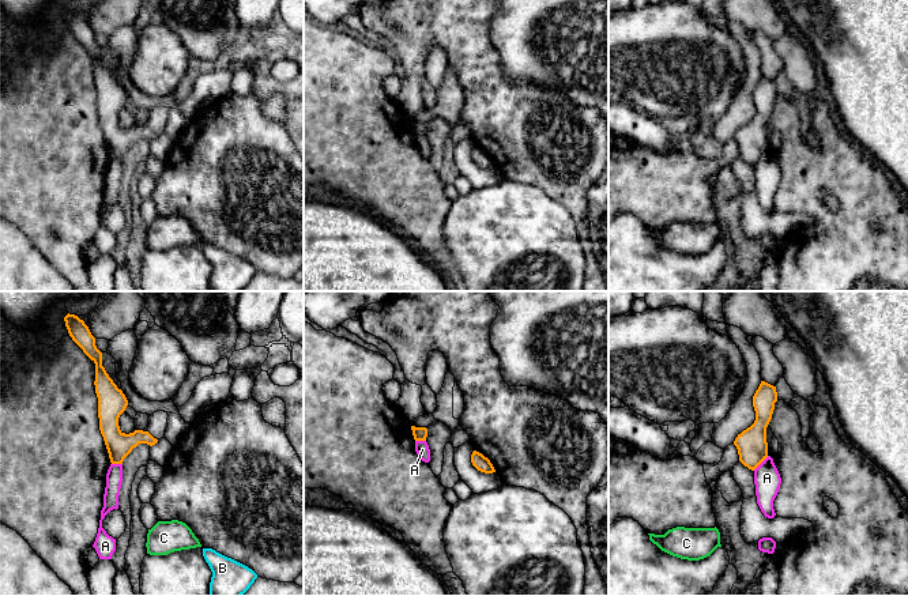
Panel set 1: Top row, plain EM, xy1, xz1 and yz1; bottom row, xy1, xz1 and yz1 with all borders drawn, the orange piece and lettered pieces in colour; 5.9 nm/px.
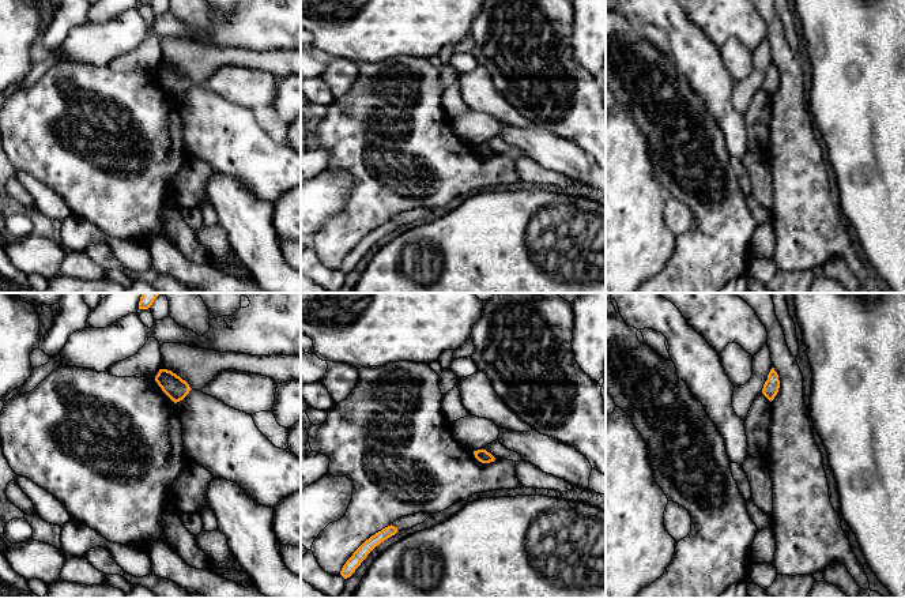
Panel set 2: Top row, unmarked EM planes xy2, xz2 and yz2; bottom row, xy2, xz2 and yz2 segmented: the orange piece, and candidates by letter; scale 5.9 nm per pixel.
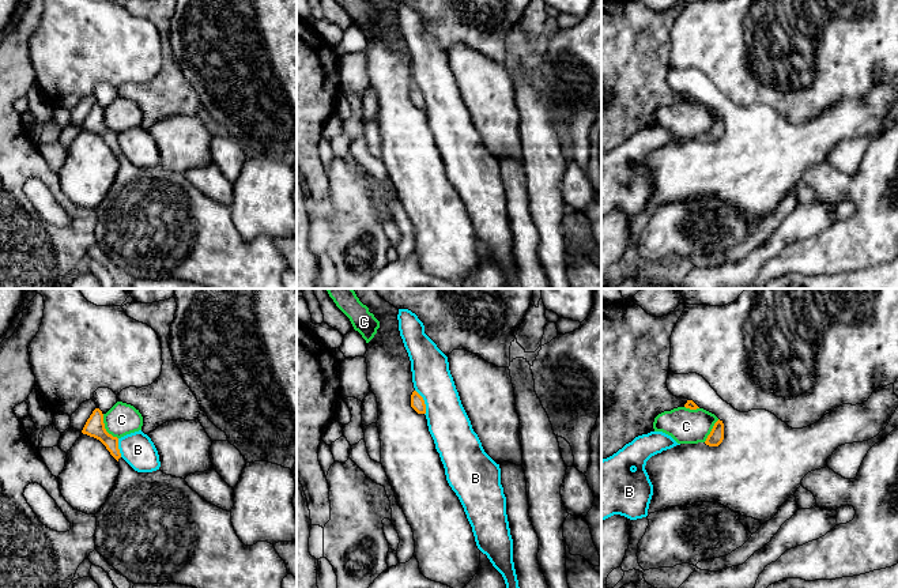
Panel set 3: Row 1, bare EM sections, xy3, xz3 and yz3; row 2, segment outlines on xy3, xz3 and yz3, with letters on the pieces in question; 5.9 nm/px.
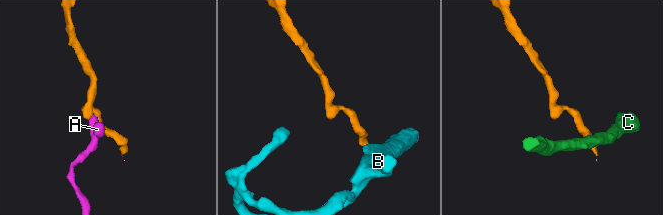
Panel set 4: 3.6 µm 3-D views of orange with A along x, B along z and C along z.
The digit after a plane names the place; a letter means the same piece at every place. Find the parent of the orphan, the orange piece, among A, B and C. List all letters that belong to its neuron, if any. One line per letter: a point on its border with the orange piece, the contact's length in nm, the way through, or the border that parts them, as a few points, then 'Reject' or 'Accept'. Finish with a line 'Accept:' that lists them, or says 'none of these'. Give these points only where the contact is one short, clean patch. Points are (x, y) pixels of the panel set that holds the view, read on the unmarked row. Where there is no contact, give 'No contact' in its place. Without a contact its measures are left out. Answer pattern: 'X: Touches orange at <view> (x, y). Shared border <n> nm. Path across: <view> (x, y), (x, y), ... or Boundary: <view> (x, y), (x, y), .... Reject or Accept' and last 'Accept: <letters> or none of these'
A: Touches orange at yz1 (760, 158). Shared border 130 nm. Boundary: yz1 (768, 151), (753, 165). Reject
B: Touches orange at xz3 (423, 97). Shared border 160 nm. Boundary: xz3 (415, 85), (423, 95), (425, 109). Reject
C: Touches orange at xy3 (104, 123). Shared border 180 nm. Boundary: xy3 (102, 109), (105, 124), (117, 134). Reject
Accept: none of these

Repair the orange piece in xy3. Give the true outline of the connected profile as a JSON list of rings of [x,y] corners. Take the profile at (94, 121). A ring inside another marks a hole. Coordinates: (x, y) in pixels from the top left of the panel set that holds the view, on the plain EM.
[[[99,103],[93,106],[82,128],[99,135],[120,161],[113,185],[95,208],[95,245],[118,268],[133,279],[176,278],[210,289],[283,289],[282,276],[288,267],[273,240],[257,237],[253,241],[245,241],[234,226],[231,207],[207,197],[188,181],[185,174],[166,170],[161,165],[152,167],[135,166],[121,152],[118,133],[106,127],[103,109]]]

